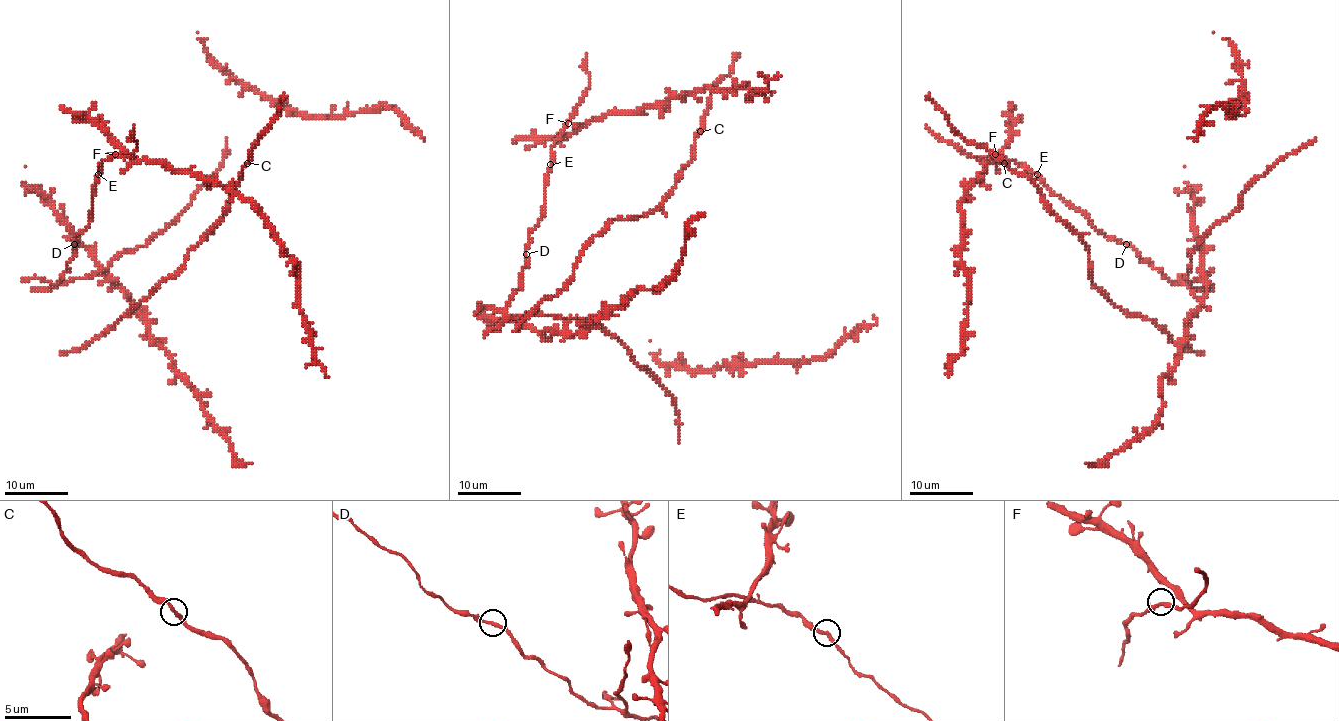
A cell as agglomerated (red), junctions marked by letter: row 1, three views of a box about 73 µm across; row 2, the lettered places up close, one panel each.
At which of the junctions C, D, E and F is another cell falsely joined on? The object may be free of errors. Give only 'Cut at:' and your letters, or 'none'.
Cut at: none

